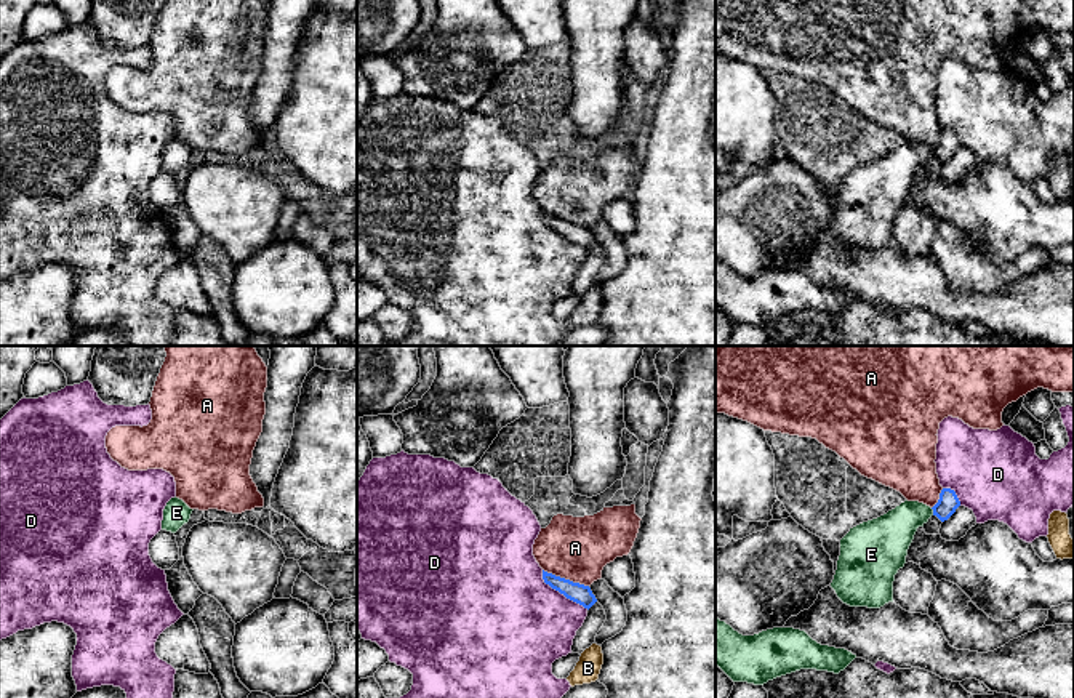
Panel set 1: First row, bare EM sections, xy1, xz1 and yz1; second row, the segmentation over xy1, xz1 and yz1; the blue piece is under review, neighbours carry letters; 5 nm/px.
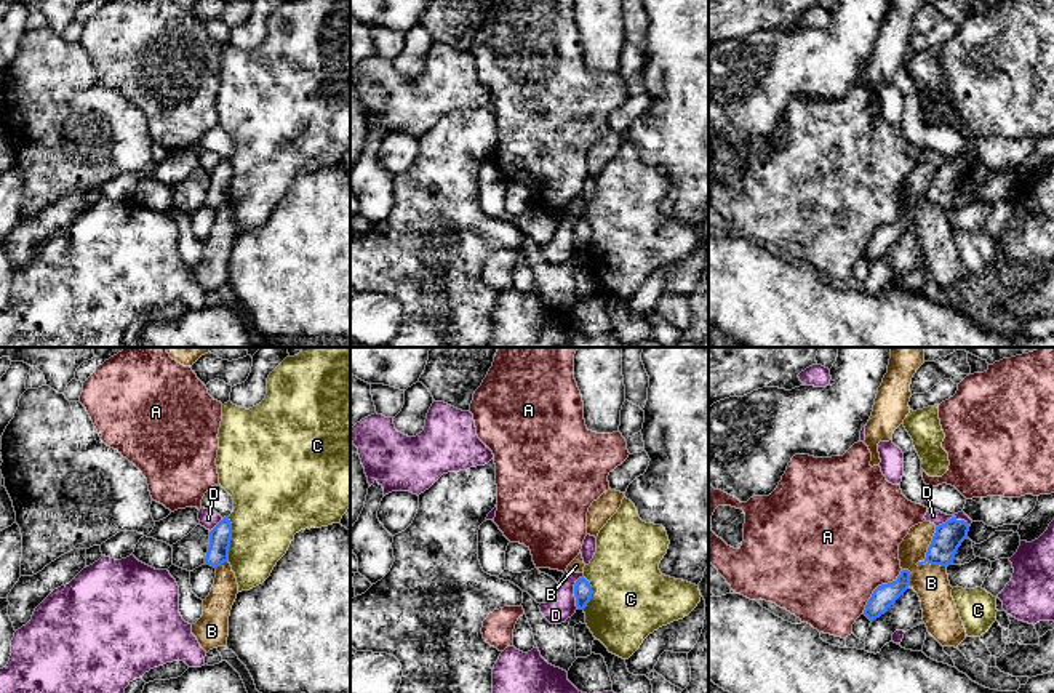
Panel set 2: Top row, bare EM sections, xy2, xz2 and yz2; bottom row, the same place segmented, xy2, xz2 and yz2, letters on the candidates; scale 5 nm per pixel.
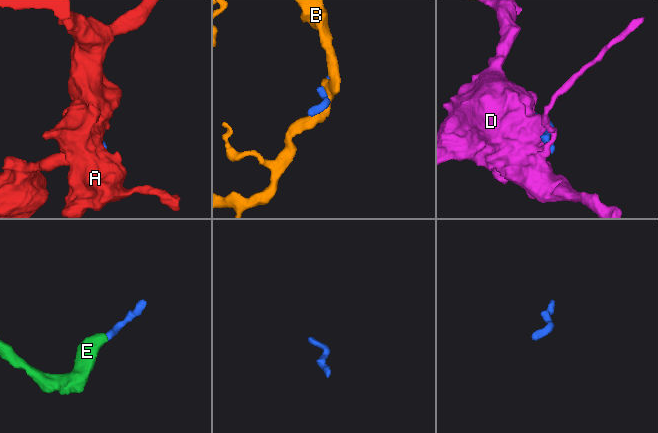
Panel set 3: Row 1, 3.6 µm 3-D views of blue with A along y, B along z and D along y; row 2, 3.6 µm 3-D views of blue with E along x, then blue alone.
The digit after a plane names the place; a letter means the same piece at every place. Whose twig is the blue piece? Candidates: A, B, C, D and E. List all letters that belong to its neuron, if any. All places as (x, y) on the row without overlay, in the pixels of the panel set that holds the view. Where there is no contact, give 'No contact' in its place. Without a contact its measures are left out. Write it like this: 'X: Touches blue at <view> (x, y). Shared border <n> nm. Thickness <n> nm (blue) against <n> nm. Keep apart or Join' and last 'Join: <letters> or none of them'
A: Touches blue at yz2 (878, 228). Shared border 300 nm. Thickness 110 nm (blue) against 500 nm. Keep apart
B: Touches blue at yz2 (928, 189). Shared border 220 nm. Thickness 140 nm (blue) against 180 nm. Keep apart
C: Touches blue at xy2 (231, 180). Shared border 220 nm. Thickness 110 nm (blue) against 360 nm. Keep apart
D: Touches blue at xz1 (561, 234). Shared border 300 nm. Thickness 100 nm (blue) against 480 nm. Keep apart
E: Touches blue at yz1 (933, 152). Shared border 40 nm. Thickness 100 nm (blue) against 220 nm. Join
Join: E

